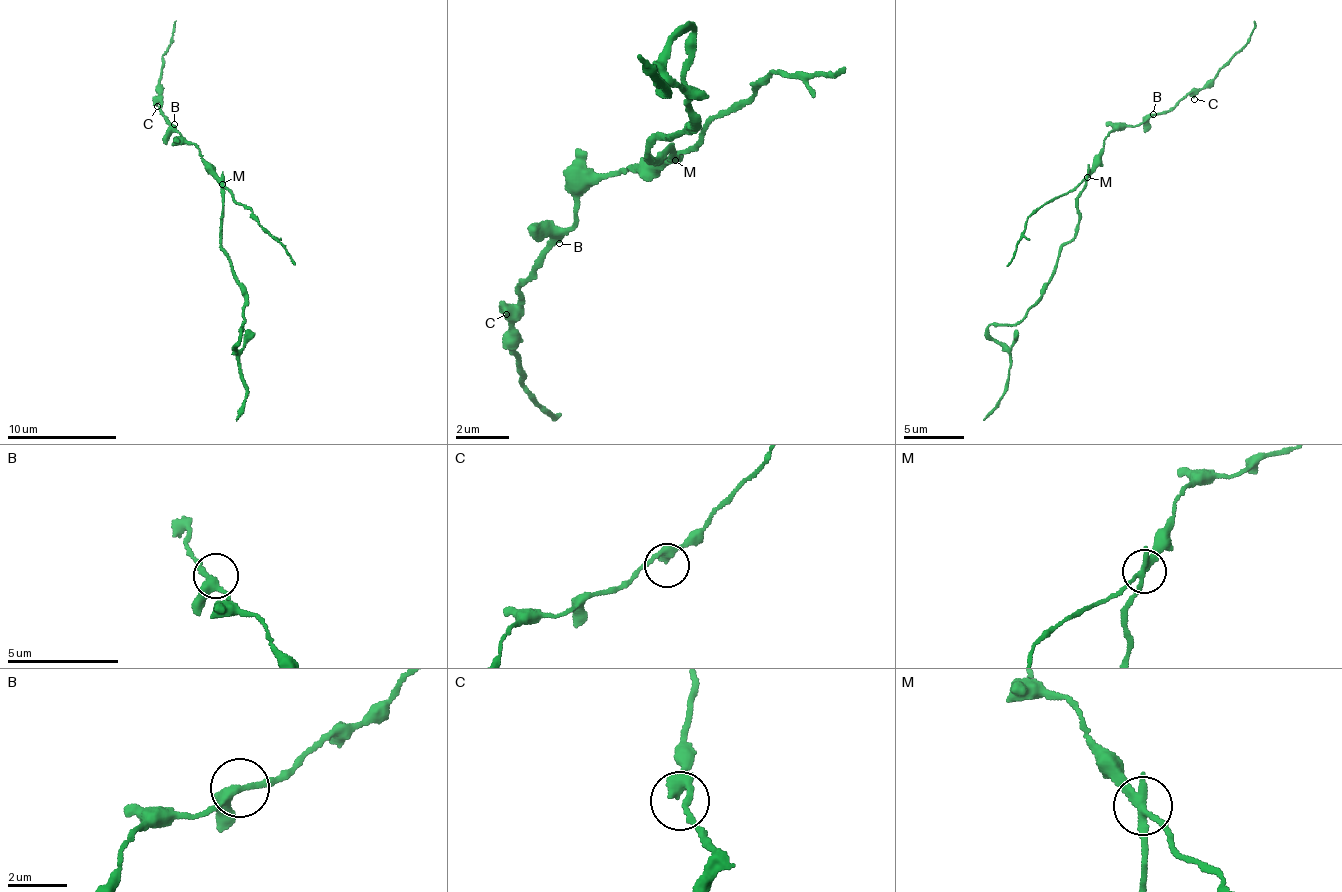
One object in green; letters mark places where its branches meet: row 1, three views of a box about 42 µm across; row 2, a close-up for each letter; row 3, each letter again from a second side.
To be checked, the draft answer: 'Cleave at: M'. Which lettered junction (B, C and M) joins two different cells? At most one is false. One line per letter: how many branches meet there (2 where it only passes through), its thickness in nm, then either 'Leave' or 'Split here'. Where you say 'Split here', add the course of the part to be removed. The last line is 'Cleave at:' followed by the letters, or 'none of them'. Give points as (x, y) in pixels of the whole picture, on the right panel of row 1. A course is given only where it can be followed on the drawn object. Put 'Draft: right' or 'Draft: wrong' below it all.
B: Branches: 3. Thickness 280 nm. Leave
C: Branches: 2. Thickness 360 nm. Leave
M: Branches: 3. Thickness 240 nm. Split here. Course of the part to remove: (1088, 178), (1078, 199), (1079, 231), (1062, 247), (1039, 301), (1014, 328), (1008, 390), (983, 421)
Cleave at: M
Draft: right

